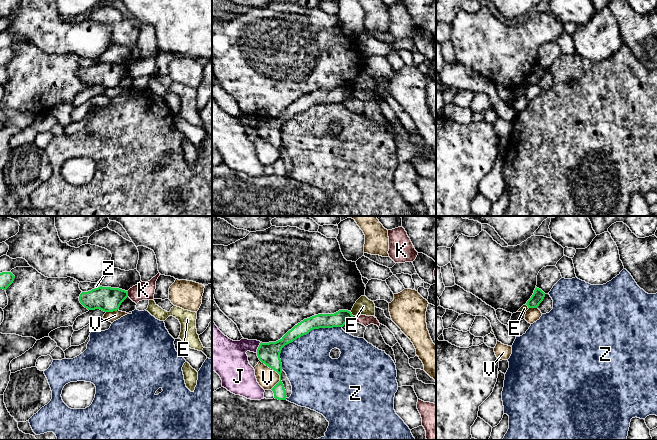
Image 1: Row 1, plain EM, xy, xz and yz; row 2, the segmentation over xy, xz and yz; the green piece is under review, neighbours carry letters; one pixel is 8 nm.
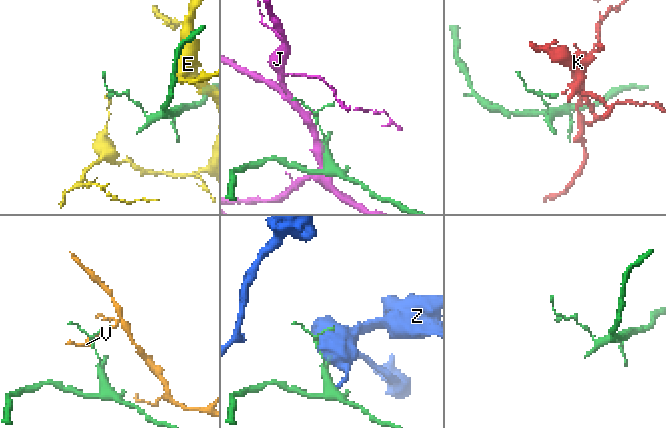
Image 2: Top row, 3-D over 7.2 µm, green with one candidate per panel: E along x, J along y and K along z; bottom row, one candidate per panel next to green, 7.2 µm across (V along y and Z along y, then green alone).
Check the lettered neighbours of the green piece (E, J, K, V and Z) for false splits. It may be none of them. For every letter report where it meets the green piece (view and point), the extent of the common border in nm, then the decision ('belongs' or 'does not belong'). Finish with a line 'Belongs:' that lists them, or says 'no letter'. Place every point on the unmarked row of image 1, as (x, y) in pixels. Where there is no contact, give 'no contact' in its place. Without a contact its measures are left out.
E: meets green in xz at (351, 90); contact 40 nm long; does not belong
J: meets green in xz at (258, 123); contact 100 nm long; does not belong
K: meets green in xy at (127, 70); contact 50 nm long; does not belong
V: meets green in xz at (277, 148); contact 260 nm long; does not belong
Z: meets green in xz at (301, 111); contact 600 nm long; does not belong
Belongs: no letter

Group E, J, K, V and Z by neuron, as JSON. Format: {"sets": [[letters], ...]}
{"sets": [["E"], ["J"], ["K"], ["V"], ["Z"]]}

